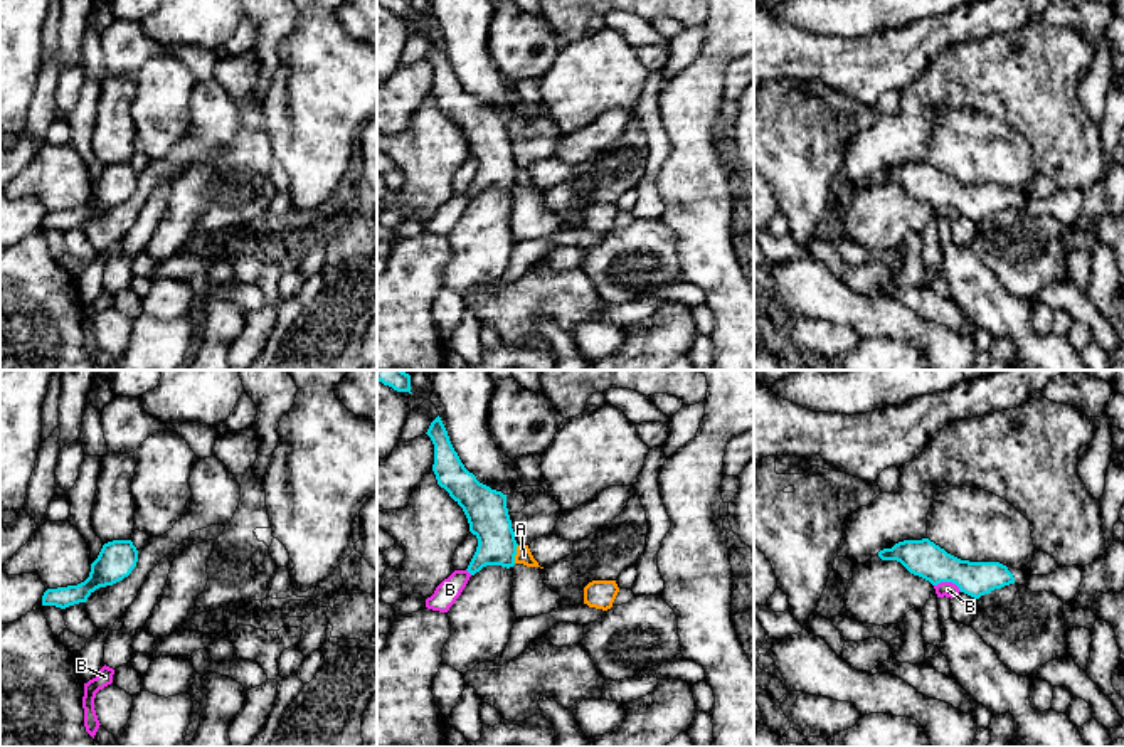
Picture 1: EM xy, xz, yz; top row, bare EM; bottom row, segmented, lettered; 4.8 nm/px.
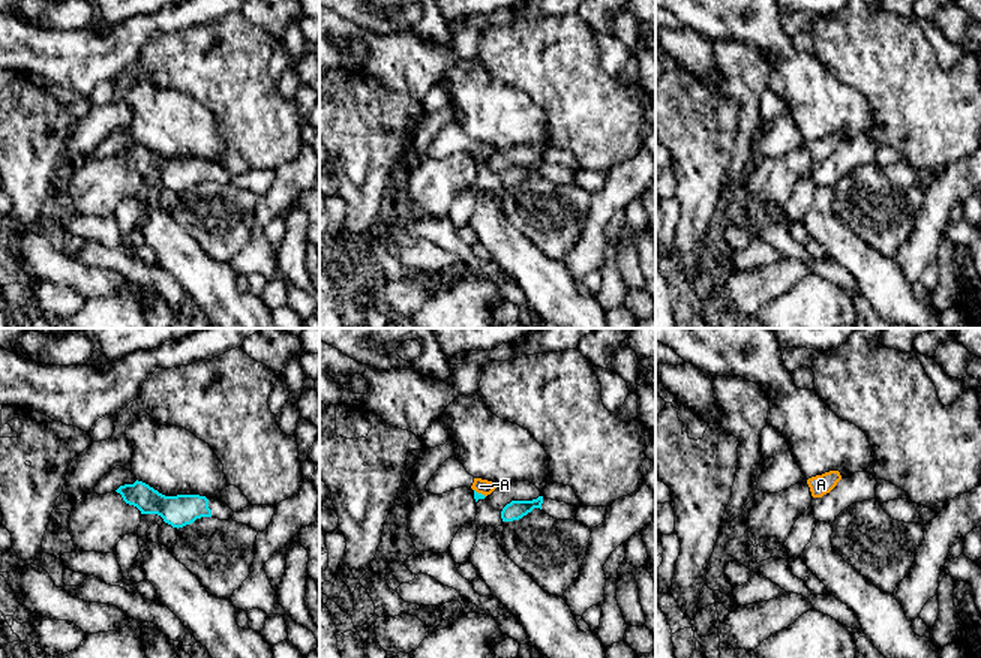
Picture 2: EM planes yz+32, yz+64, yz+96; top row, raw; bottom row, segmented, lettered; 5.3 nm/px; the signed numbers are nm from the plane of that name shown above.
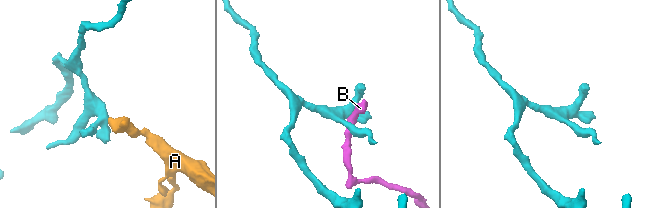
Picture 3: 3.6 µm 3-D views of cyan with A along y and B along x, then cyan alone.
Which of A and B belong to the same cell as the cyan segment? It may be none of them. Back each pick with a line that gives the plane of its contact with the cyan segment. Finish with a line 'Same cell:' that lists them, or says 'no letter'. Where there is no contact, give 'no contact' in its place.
Same cell: no letter

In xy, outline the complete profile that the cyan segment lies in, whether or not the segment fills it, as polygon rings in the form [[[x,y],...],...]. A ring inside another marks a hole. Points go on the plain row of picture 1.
[[[113,163],[103,168],[98,182],[91,187],[89,200],[77,207],[57,212],[47,212],[42,219],[42,229],[66,232],[86,225],[99,210],[113,209],[131,197],[138,185],[138,173],[131,163]]]

